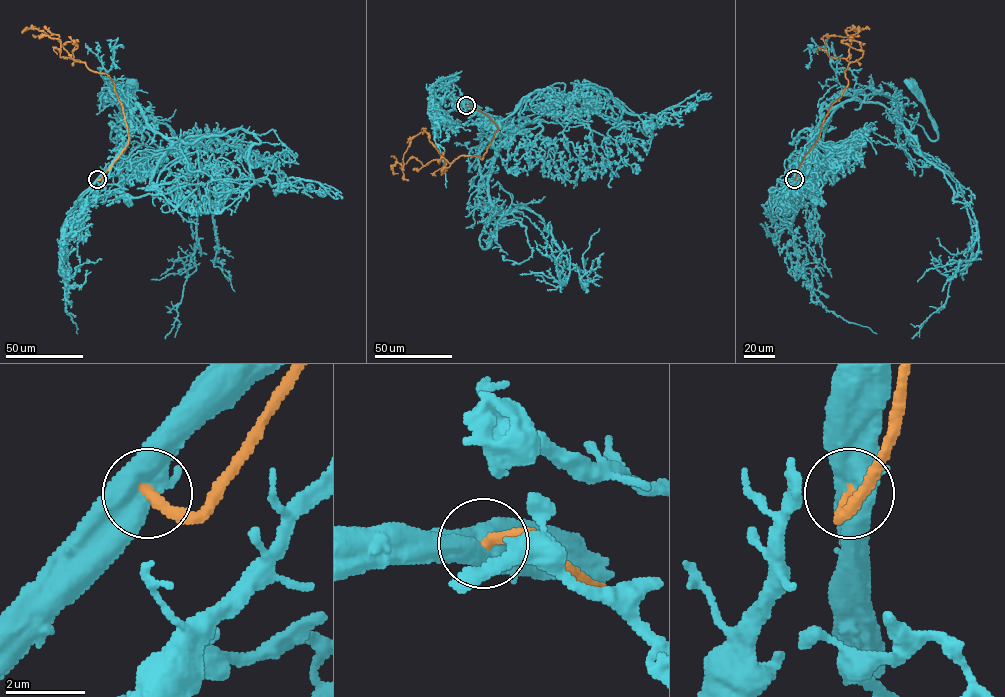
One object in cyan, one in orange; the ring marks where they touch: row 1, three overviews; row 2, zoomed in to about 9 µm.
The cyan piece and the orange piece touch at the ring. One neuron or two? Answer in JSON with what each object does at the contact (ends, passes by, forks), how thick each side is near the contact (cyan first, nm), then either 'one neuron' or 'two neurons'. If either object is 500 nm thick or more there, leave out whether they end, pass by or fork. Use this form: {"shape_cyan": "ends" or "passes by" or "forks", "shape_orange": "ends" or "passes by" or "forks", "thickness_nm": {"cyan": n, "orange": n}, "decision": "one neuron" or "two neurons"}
{"thickness_nm": {"cyan": 550, "orange": 280}, "decision": "two neurons"}

